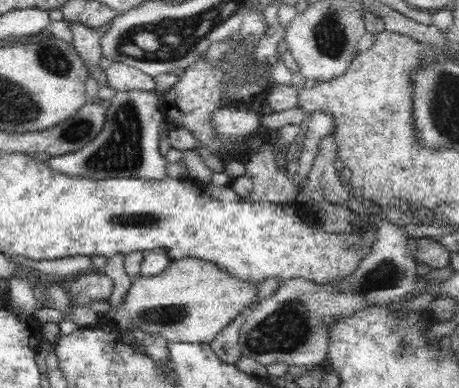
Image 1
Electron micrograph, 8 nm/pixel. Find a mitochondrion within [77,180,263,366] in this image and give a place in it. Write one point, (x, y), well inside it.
(171, 313)

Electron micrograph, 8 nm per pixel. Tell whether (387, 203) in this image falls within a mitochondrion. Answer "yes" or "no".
no

